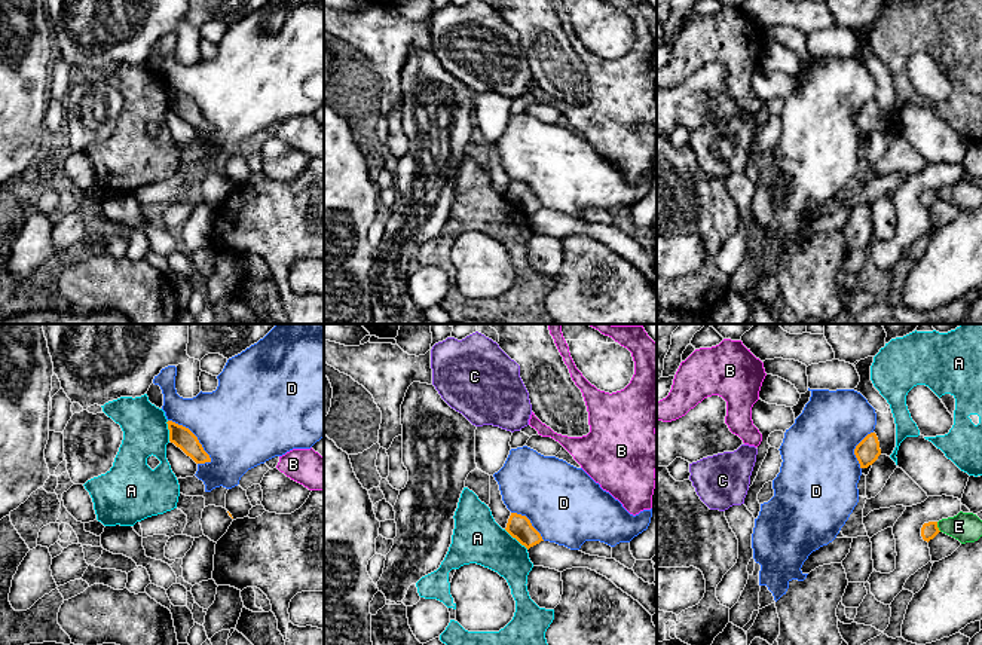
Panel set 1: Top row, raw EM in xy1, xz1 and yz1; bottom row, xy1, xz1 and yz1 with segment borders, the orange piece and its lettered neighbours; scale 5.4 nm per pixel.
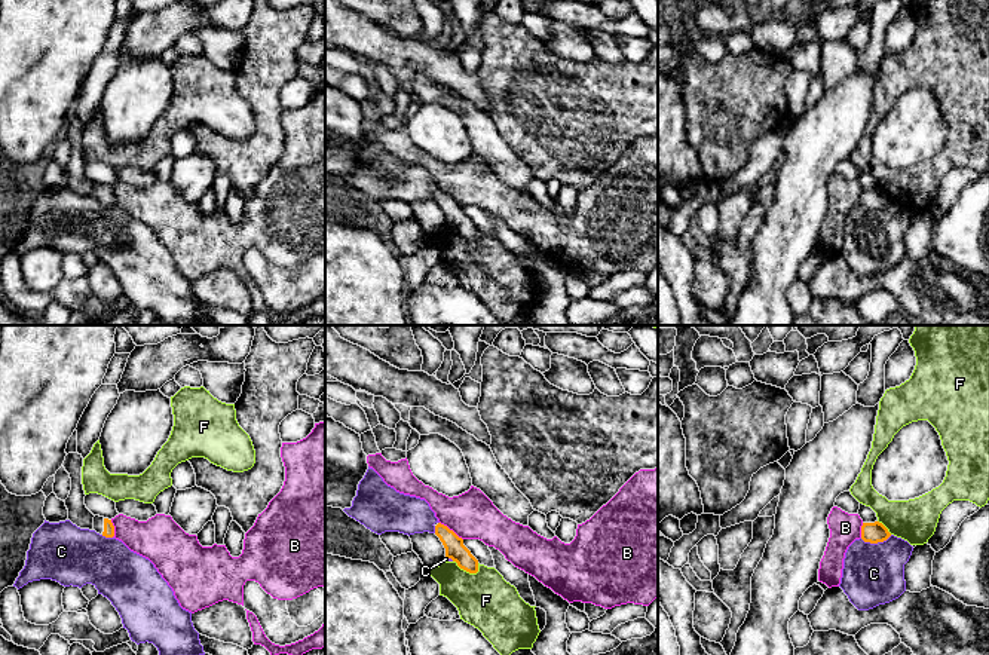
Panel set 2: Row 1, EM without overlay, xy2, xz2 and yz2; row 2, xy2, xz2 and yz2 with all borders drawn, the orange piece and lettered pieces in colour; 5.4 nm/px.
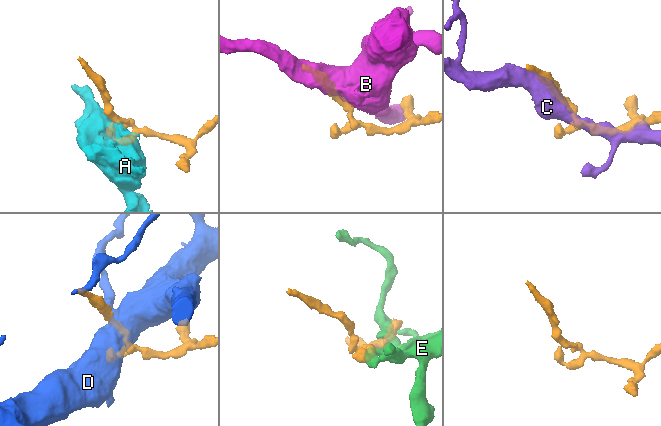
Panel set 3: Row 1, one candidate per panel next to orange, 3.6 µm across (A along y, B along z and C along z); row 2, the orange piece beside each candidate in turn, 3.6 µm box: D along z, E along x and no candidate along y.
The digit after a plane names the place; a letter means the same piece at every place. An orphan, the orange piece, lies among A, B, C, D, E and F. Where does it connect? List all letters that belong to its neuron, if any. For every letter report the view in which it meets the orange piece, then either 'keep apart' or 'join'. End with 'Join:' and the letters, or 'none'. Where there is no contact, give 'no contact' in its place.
A: xz1 | keep apart
B: xz2 | keep apart
C: yz2 | keep apart
D: xy1 | keep apart
E: yz1 | keep apart
F: xz2 | keep apart
Join: none

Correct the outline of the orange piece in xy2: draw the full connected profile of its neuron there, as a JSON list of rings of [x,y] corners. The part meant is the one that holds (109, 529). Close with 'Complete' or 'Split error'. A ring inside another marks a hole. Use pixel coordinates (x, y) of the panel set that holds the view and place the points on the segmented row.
[[[95,515],[94,517],[94,530],[105,538],[114,536],[114,526],[111,520]]]. Split error

